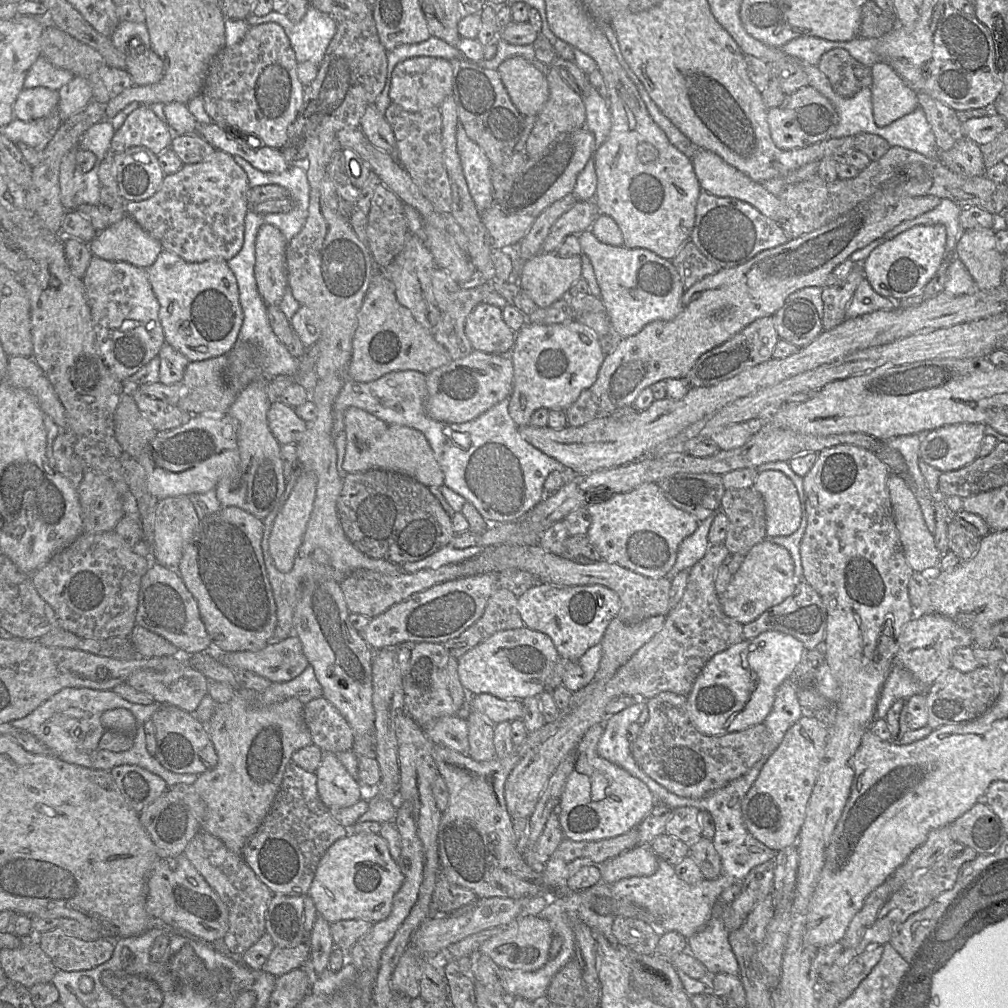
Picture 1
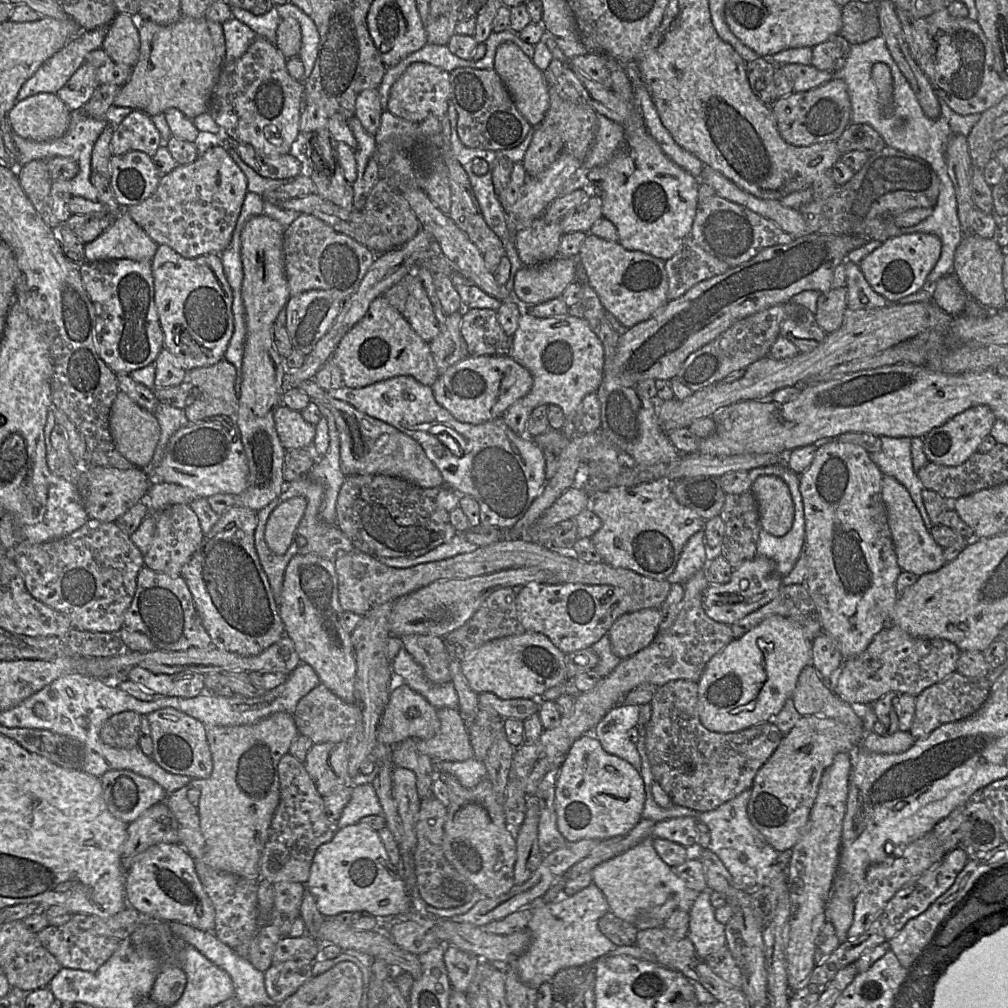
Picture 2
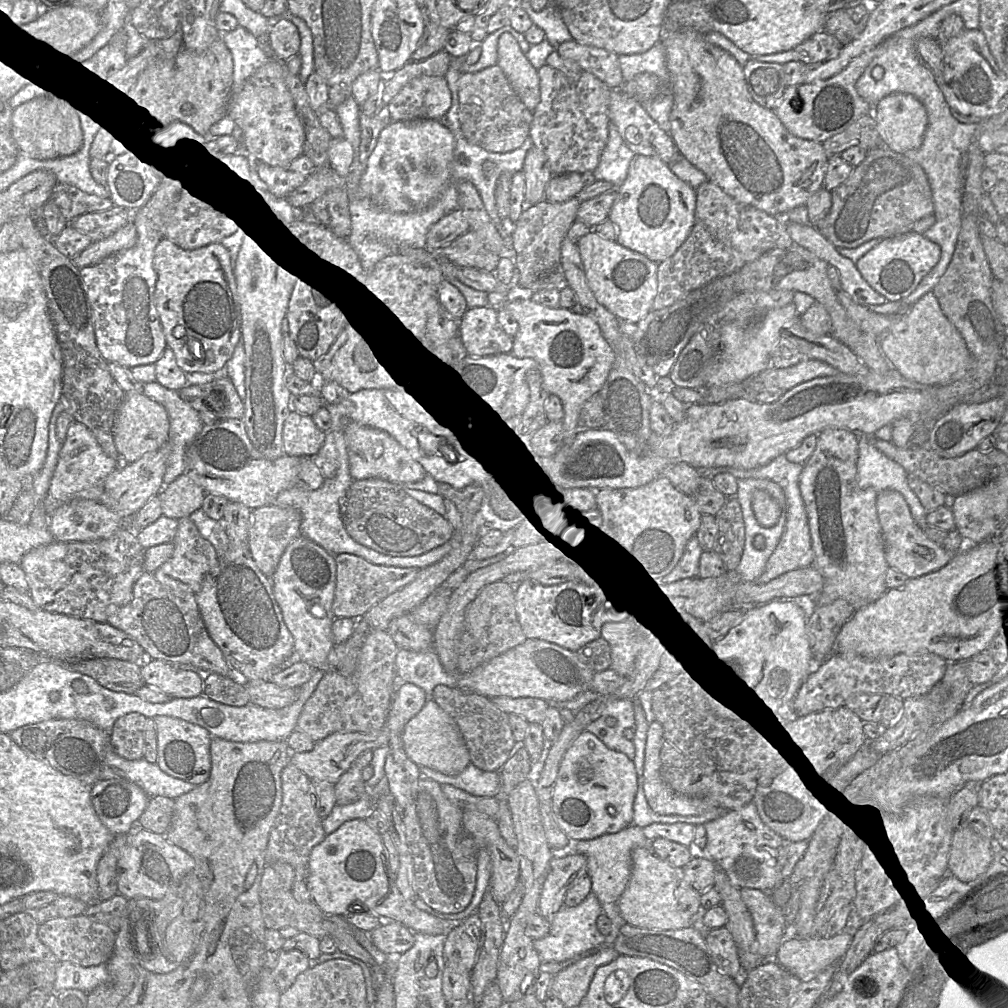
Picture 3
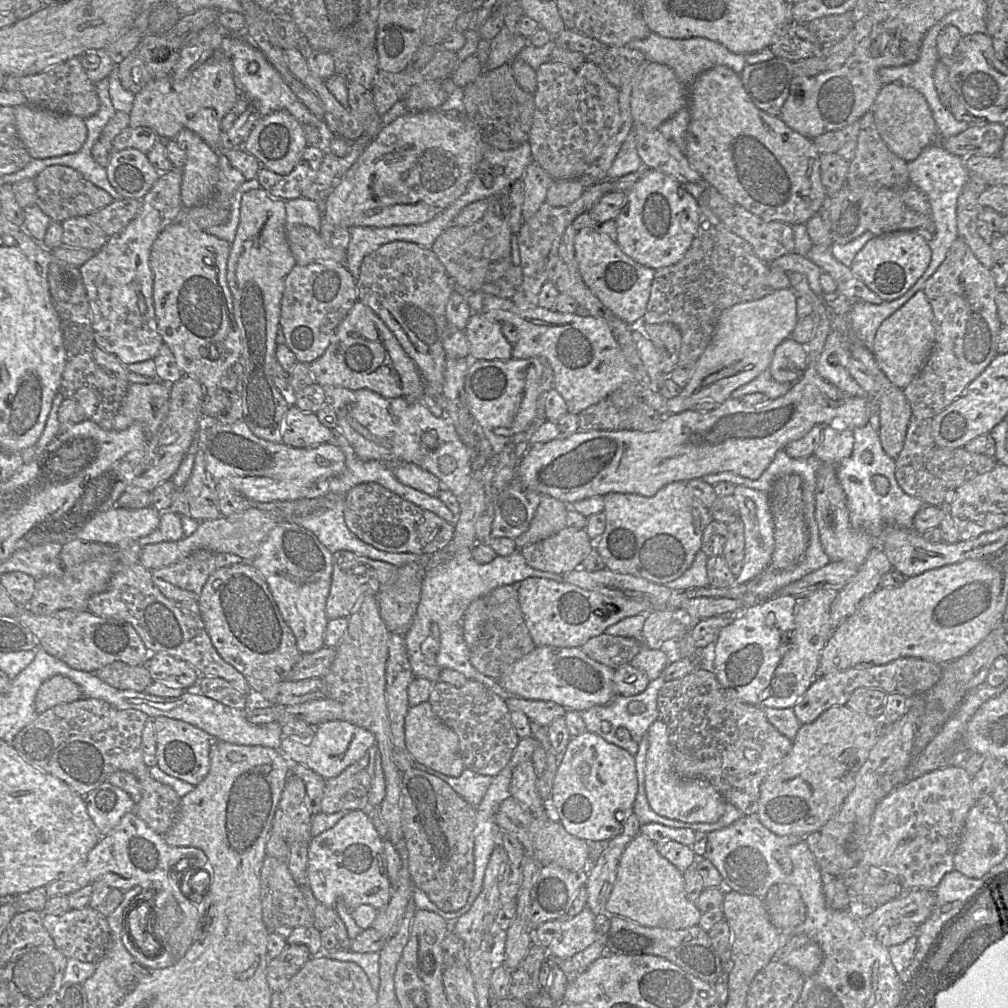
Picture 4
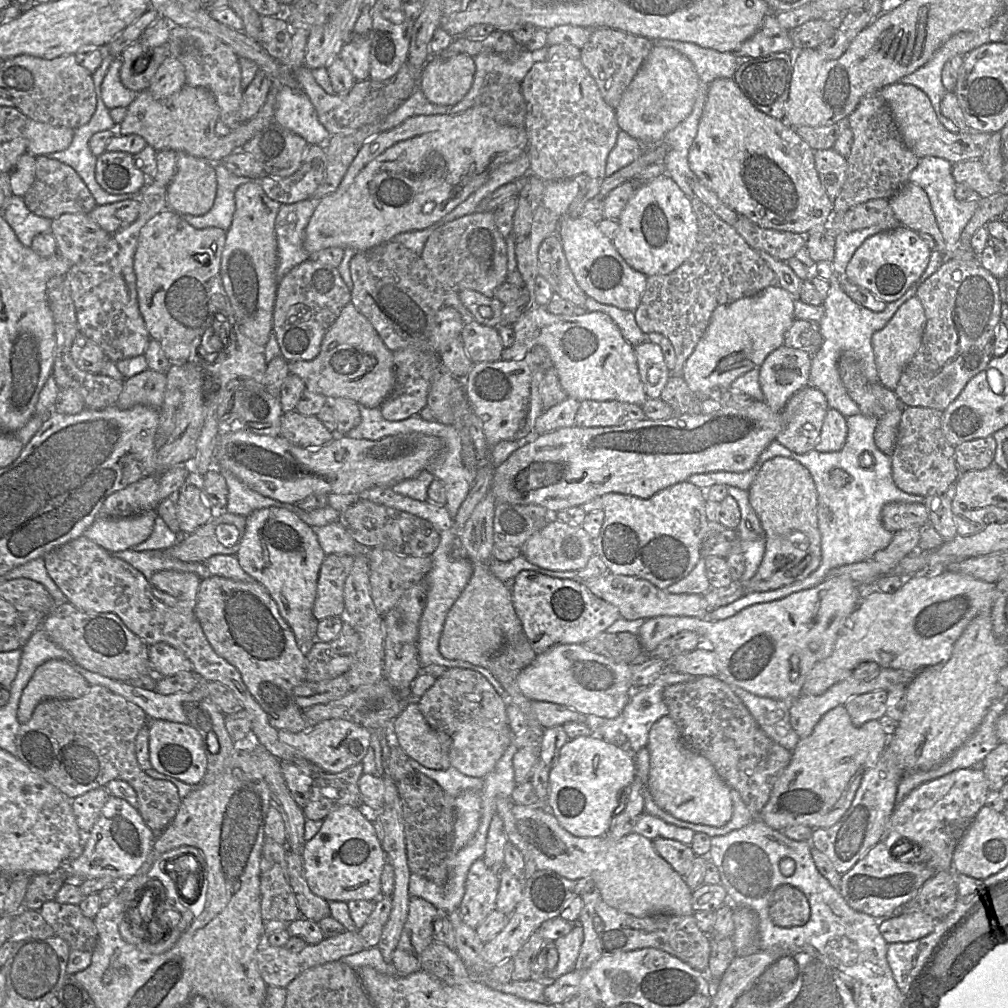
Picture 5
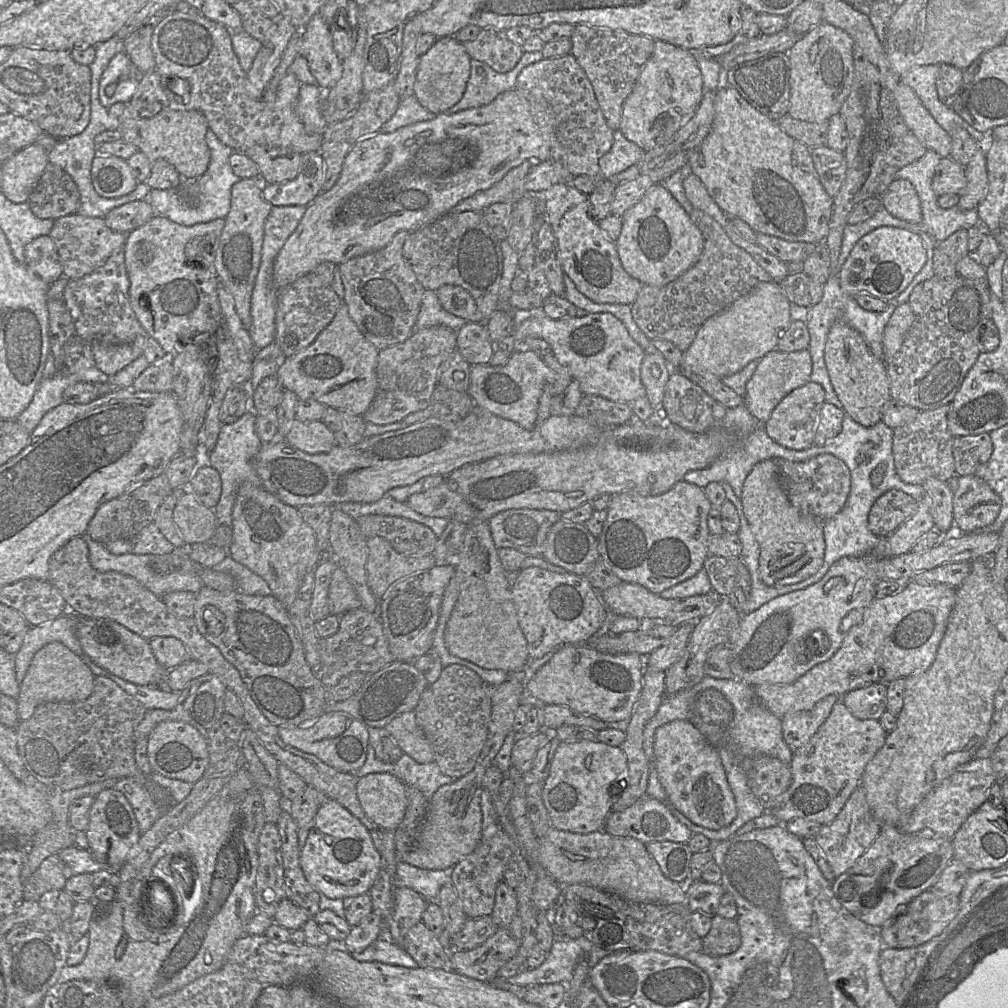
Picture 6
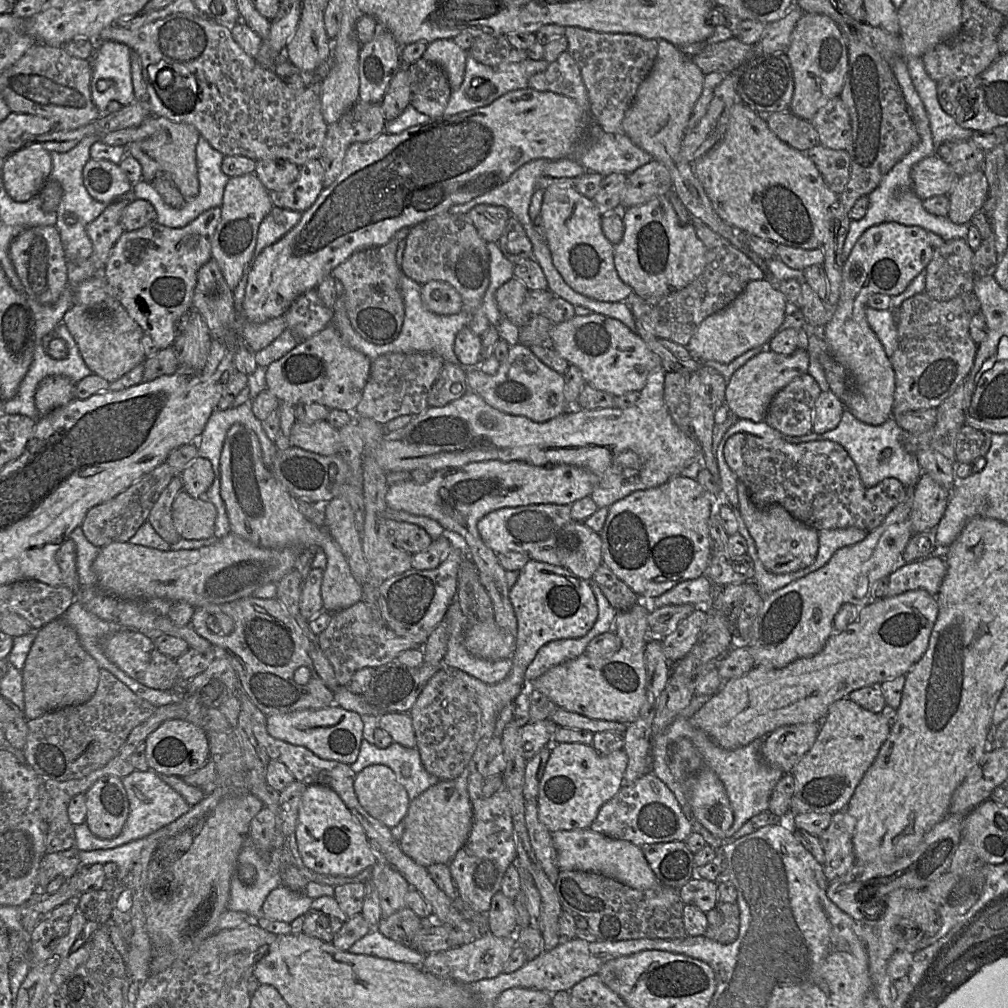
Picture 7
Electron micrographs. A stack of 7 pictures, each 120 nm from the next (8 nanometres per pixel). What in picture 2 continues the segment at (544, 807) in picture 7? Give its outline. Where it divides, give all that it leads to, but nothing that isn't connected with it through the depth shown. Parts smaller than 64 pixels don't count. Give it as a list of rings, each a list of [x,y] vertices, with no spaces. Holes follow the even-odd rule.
[[[591,735],[575,740],[560,767],[555,787],[557,827],[567,841],[602,840],[627,833],[642,819],[645,800],[644,780],[629,762],[607,753]]]

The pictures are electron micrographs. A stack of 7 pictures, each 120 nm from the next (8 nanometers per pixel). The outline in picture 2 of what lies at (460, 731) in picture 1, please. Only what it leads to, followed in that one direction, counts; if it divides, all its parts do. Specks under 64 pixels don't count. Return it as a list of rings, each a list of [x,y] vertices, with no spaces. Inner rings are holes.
[[[407,684],[392,689],[377,728],[378,744],[396,746],[406,738],[426,740],[434,737],[440,729],[437,709],[411,689]]]

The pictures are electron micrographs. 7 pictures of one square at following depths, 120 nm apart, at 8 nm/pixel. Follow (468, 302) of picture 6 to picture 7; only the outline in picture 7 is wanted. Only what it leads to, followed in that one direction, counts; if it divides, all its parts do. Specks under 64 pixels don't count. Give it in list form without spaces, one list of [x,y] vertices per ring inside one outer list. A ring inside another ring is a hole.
[[[433,280],[423,284],[421,297],[425,306],[435,314],[452,315],[463,309],[460,294],[445,281]]]

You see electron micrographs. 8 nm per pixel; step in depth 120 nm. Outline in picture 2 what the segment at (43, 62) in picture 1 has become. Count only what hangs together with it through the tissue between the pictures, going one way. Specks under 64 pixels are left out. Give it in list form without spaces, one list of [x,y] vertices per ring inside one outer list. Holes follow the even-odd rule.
[[[108,26],[82,31],[22,85],[16,102],[38,93],[56,94],[85,62],[87,55],[102,47],[107,30]]]

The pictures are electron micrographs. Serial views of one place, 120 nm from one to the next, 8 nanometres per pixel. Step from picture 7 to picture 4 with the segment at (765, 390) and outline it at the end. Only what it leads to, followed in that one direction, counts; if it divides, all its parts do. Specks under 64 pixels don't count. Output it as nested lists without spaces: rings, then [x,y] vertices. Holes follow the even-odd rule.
[[[789,337],[775,349],[768,370],[777,382],[794,384],[803,376],[807,364],[807,348]]]

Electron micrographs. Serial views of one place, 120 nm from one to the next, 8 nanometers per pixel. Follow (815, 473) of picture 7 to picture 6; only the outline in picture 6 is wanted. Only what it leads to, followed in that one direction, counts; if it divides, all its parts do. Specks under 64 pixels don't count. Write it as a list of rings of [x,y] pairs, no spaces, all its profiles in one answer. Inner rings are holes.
[[[829,453],[820,454],[802,462],[783,458],[771,459],[776,464],[780,486],[792,505],[802,512],[825,521],[843,508],[851,488],[850,470],[844,461]],[[897,489],[882,494],[872,505],[868,515],[868,528],[872,533],[887,538],[918,508],[918,501]]]

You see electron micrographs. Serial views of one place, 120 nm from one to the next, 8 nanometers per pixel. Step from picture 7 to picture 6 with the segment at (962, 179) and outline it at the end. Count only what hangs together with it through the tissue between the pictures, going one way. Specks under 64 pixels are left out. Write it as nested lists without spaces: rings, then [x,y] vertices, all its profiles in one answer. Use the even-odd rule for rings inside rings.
[[[979,149],[965,167],[966,188],[960,195],[957,207],[963,211],[975,209],[988,193],[986,149]]]

